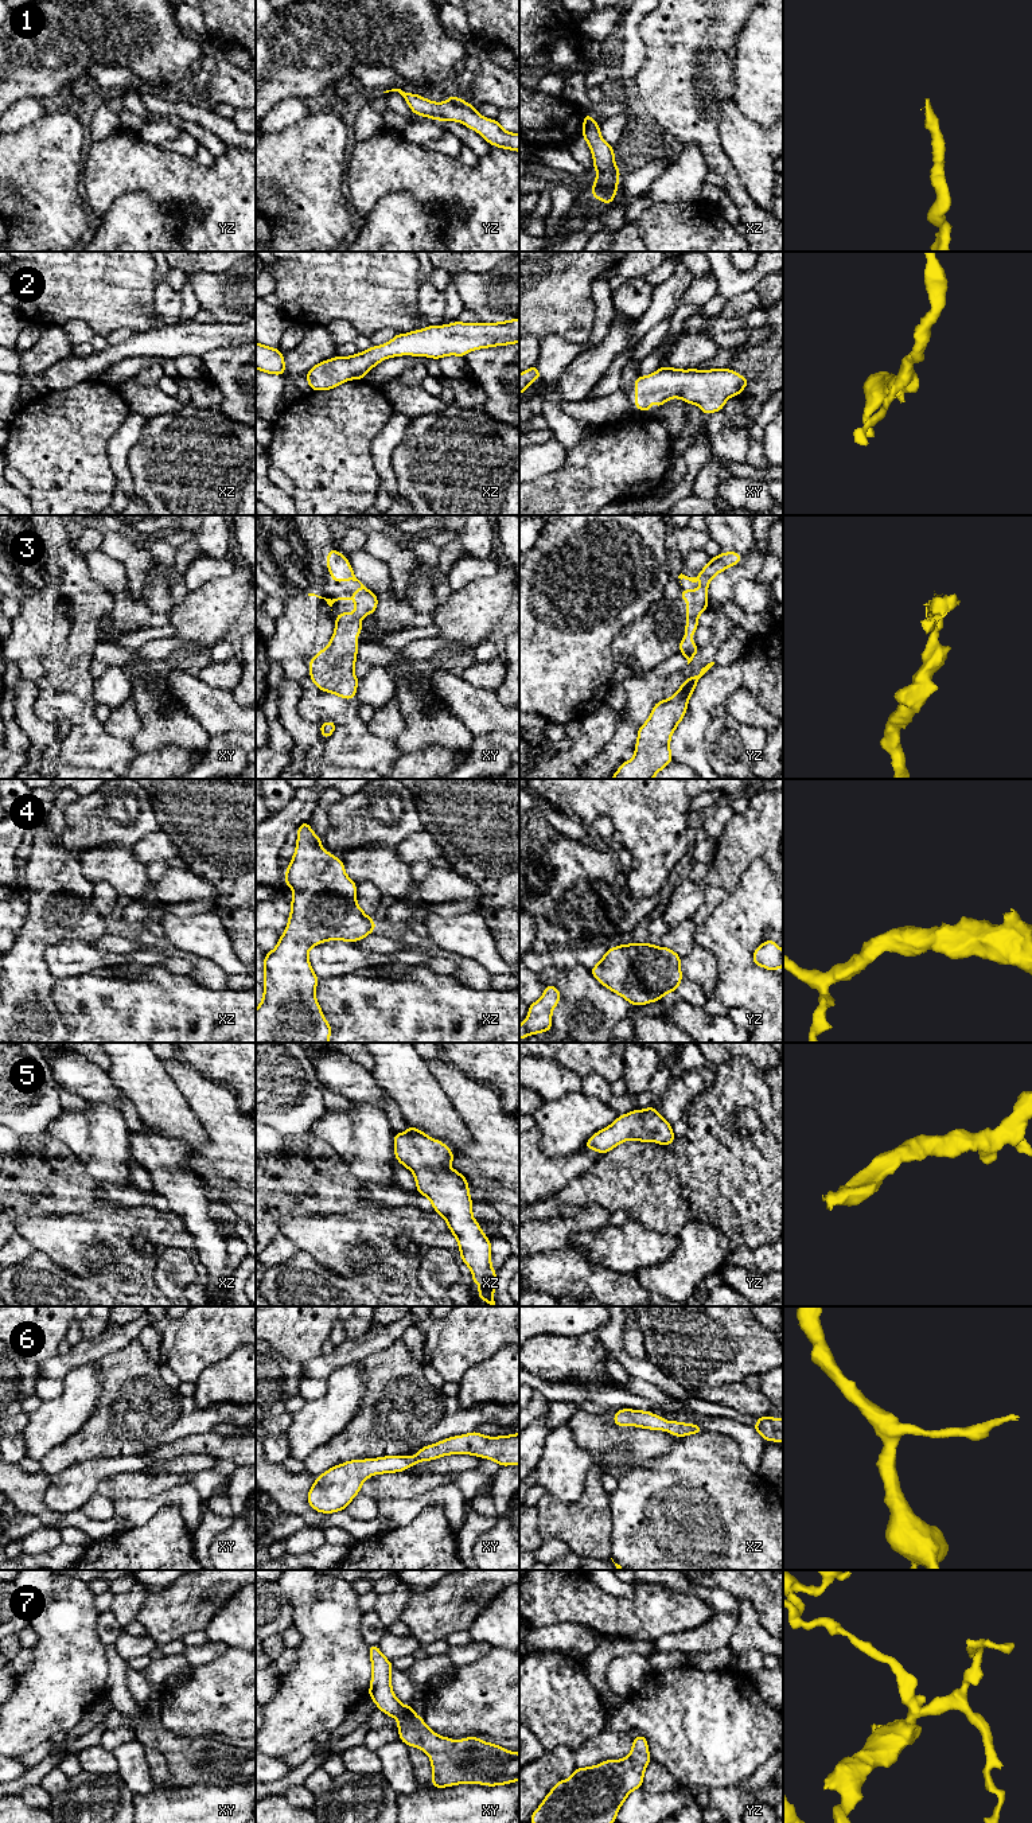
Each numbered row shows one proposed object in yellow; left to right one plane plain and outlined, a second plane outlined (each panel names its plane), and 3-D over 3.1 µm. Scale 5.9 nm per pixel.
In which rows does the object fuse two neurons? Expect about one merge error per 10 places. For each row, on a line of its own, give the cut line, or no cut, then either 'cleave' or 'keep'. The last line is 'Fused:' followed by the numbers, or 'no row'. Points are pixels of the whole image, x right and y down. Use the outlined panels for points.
1: no cut | keep
2: no cut | keep
3: no cut | keep
4: no cut | keep
5: no cut | keep
6: no cut | keep
7: no cut | keep
Fused: no row

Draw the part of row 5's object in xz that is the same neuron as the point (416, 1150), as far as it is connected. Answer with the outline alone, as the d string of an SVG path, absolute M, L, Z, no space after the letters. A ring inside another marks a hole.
M408 1123L406 1133L394 1133L396 1160L413 1172L417 1184L416 1191L428 1197L433 1210L440 1214L457 1240L460 1257L472 1271L472 1282L480 1286L476 1293L482 1301L498 1306L494 1301L496 1273L491 1266L491 1243L483 1234L479 1223L472 1218L472 1200L468 1181L456 1169L448 1169L453 1162L453 1153L439 1140L433 1140Z

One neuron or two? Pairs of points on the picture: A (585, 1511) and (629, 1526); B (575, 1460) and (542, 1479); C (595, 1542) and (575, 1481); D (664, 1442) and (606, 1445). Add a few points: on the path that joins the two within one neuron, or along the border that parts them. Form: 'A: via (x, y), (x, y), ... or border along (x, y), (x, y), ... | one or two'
A: border along (608, 1494), (611, 1553) | two
B: via (567, 1464), (559, 1472), (550, 1475) | one
C: border along (592, 1465), (576, 1499), (561, 1502), (549, 1495) | two
D: via (649, 1444), (620, 1444) | one

